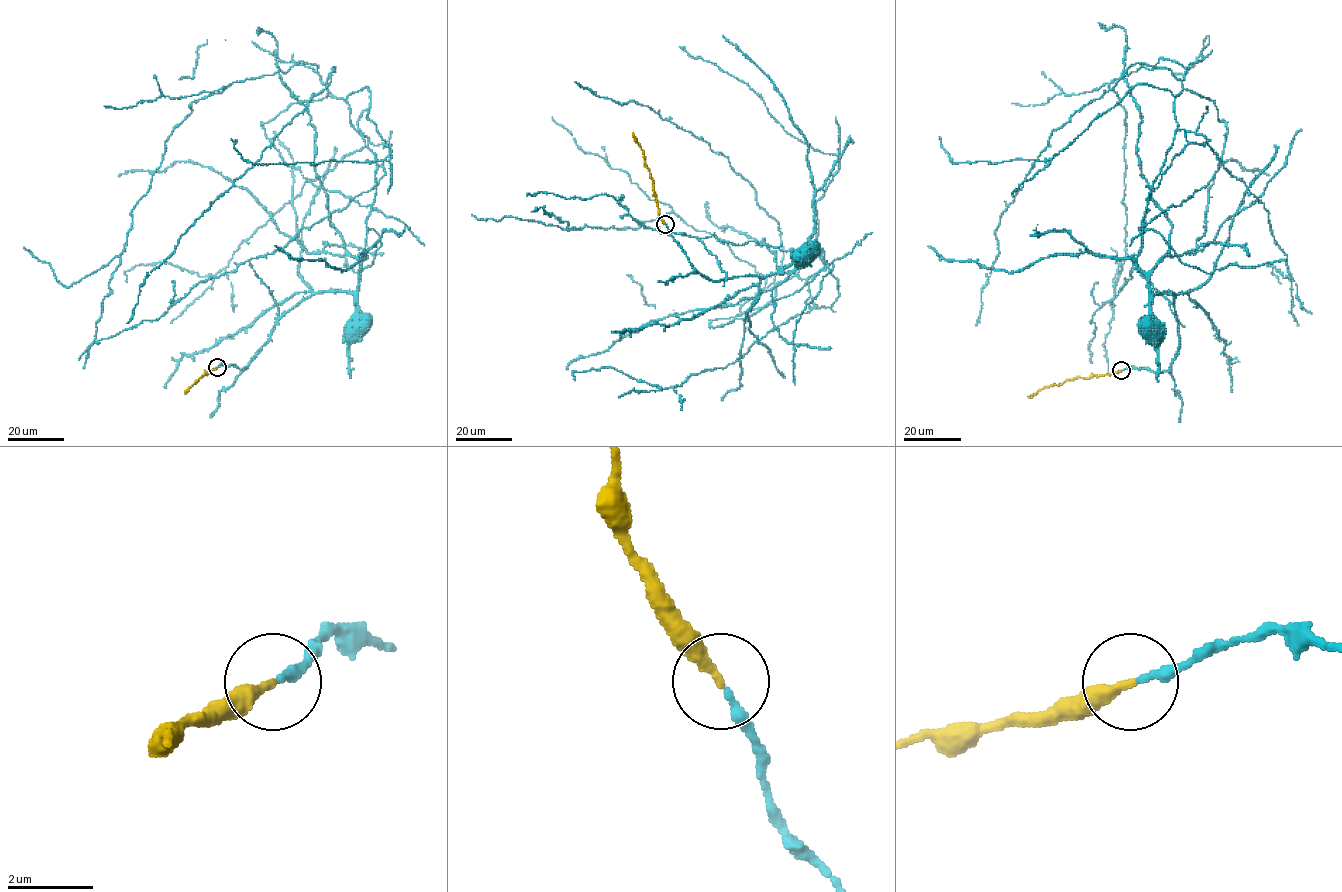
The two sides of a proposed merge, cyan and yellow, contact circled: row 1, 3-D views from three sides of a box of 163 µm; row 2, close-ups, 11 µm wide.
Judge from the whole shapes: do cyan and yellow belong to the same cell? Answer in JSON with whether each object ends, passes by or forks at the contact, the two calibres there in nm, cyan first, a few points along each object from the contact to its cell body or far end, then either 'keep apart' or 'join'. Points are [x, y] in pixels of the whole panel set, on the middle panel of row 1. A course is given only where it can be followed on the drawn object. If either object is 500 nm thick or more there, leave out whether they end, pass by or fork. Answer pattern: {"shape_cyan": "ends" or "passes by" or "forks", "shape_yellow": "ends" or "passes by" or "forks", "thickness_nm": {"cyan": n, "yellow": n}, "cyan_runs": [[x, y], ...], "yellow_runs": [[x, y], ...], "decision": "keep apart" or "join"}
{"shape_cyan": "ends", "shape_yellow": "ends", "thickness_nm": {"cyan": 200, "yellow": 260}, "cyan_runs": [[666, 224], [695, 270], [712, 280], [780, 273], [805, 253], [800, 260]], "yellow_runs": [[665, 224], [659, 212], [643, 150], [633, 133]], "decision": "join"}

